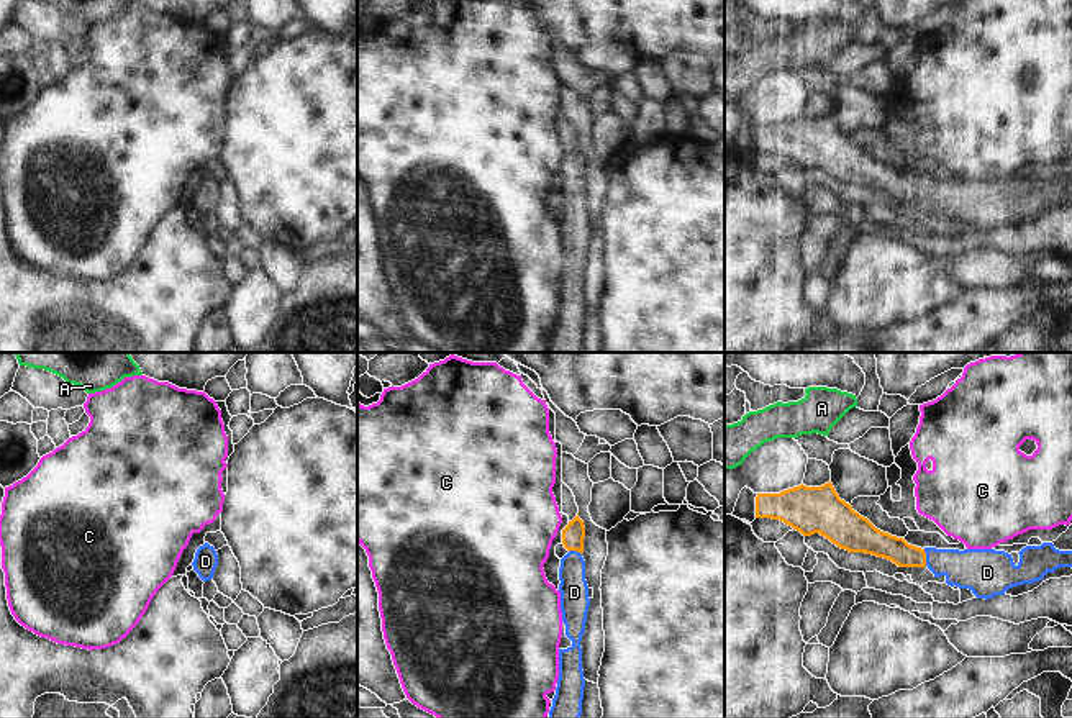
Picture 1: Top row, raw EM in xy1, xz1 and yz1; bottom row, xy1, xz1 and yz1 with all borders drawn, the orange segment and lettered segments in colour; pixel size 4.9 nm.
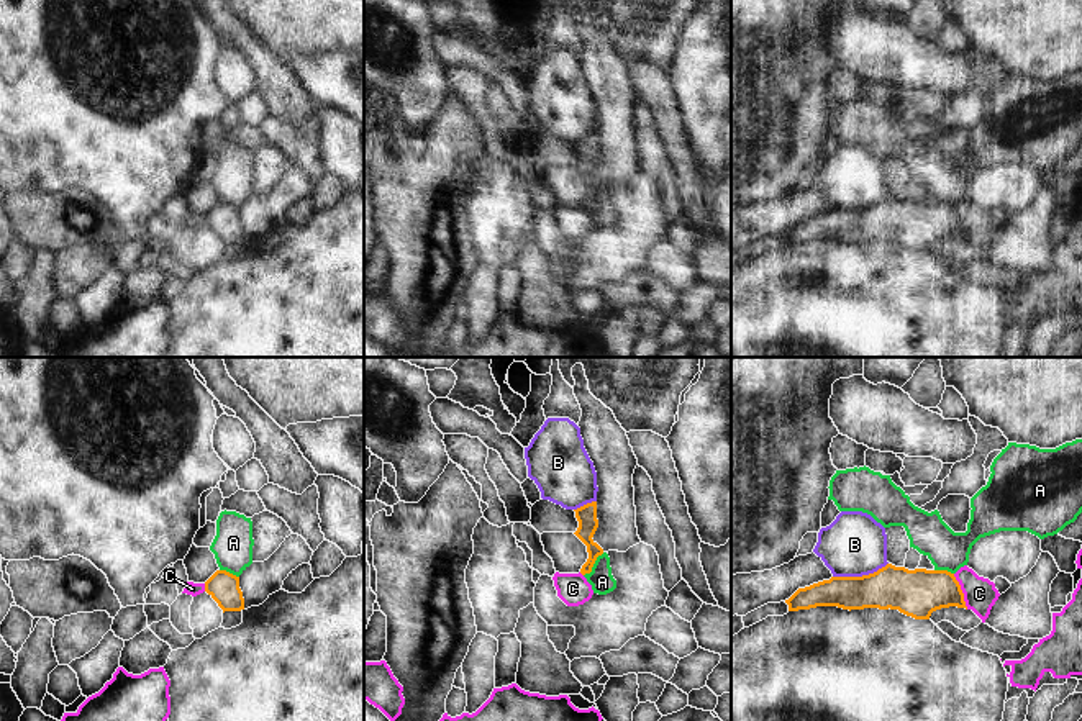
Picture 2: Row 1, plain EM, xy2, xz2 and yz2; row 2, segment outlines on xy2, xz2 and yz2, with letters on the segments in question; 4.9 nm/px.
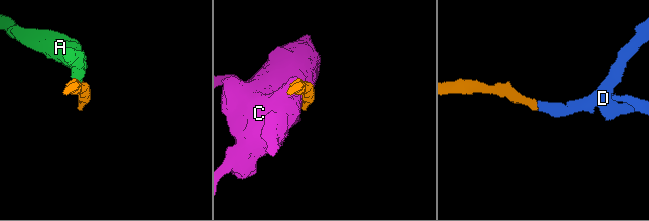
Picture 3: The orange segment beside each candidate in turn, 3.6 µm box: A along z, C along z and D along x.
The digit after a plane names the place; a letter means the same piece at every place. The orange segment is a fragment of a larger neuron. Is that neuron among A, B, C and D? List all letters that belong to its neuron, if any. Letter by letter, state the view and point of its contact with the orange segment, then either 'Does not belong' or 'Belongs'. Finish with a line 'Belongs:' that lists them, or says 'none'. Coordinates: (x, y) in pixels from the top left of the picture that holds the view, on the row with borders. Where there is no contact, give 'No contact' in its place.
A: Touches orange at xz2 (594, 562). Does not belong
B: Touches orange at yz2 (859, 577). Does not belong
C: Touches orange at yz2 (961, 592). Does not belong
D: Touches orange at yz1 (925, 558). Belongs
Belongs: D.

